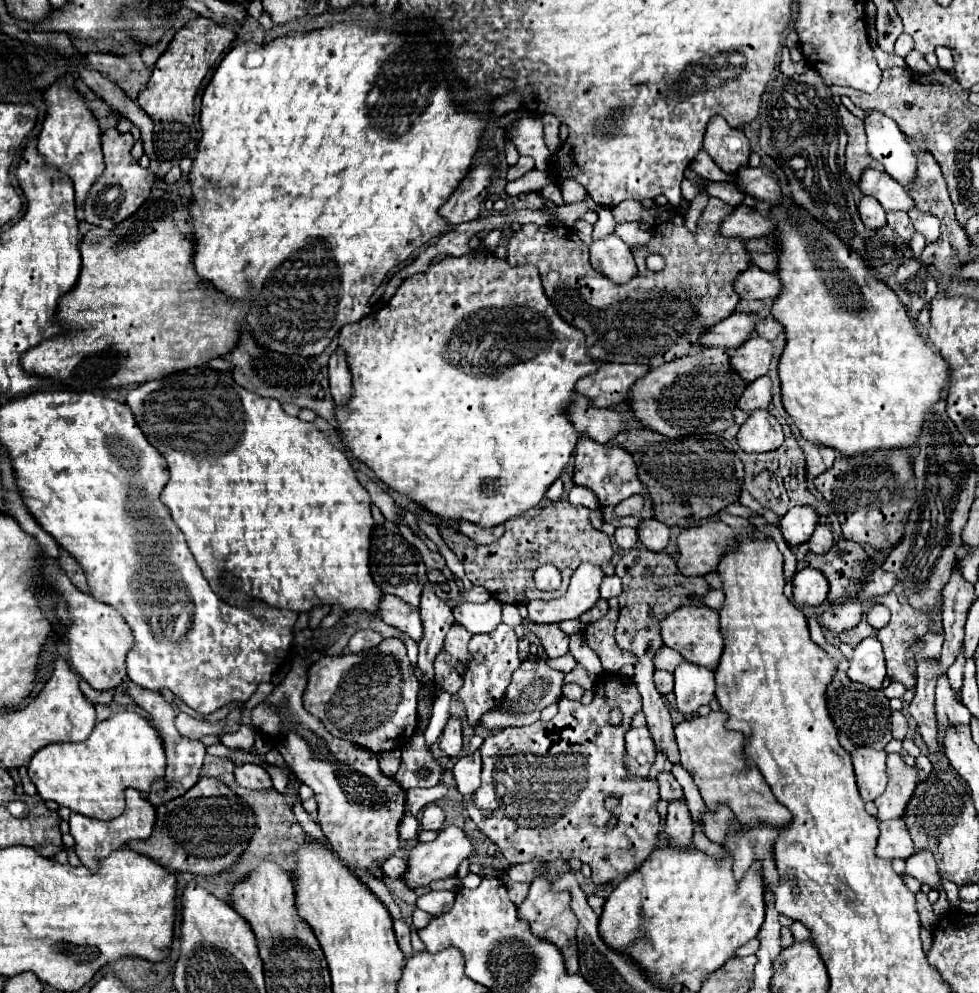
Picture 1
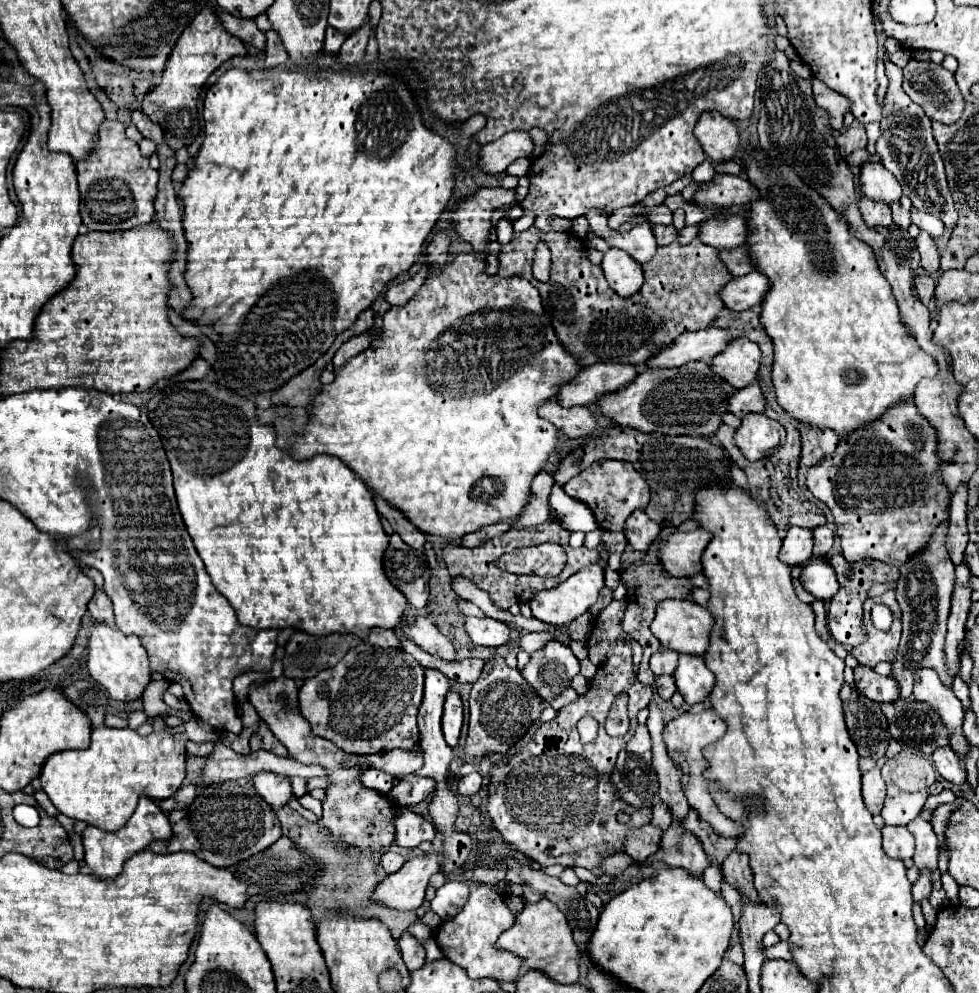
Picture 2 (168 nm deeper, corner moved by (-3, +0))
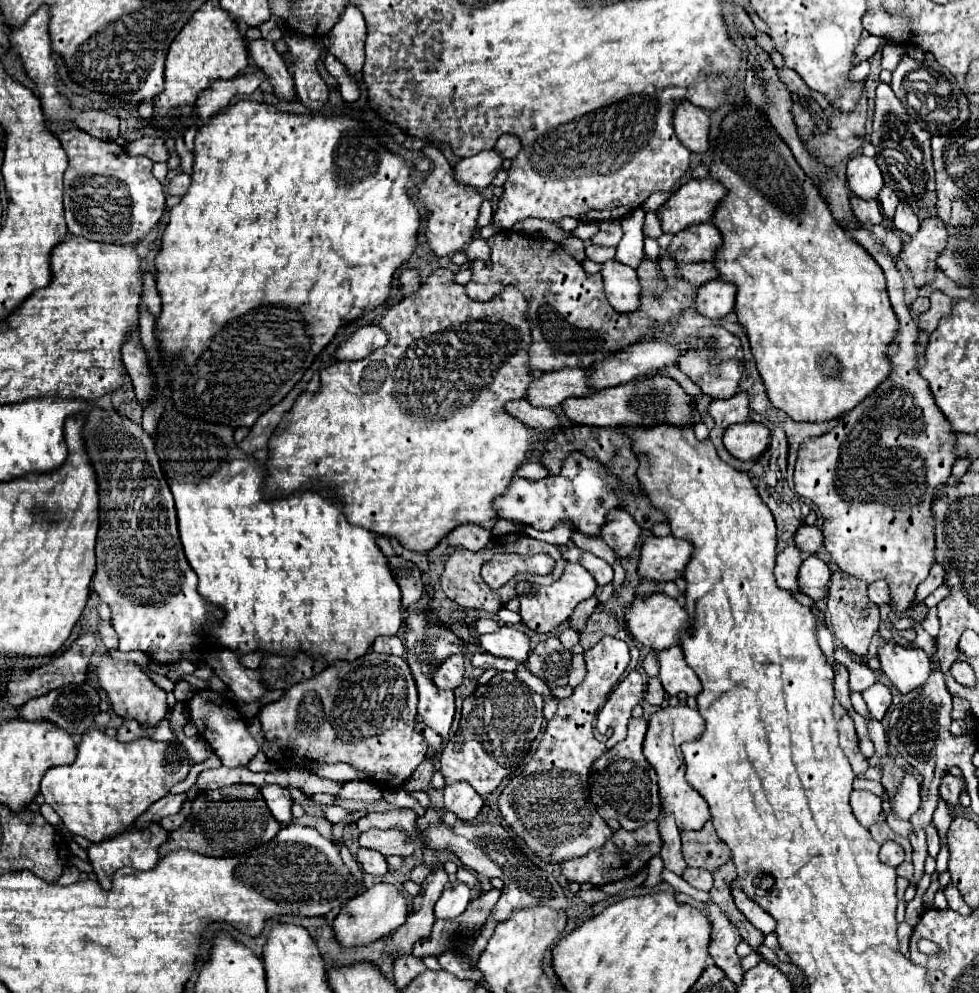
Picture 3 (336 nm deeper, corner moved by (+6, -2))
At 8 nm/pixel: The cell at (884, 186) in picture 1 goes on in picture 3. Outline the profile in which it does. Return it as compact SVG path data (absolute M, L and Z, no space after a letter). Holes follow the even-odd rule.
M854 156L848 162L848 186L850 190L858 196L858 198L866 198L866 200L874 200L878 198L880 190L884 188L884 180L880 174L880 168L876 166L874 158L866 158L866 156Z

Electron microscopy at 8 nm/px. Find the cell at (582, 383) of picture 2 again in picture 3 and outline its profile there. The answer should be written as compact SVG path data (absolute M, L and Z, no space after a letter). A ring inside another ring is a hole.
M564 368L558 372L542 374L528 388L526 400L532 402L532 406L556 408L566 398L588 396L594 392L594 388L588 386L588 376L590 372L584 368Z

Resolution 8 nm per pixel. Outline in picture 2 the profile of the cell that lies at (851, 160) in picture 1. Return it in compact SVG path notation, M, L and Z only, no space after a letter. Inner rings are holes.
M857 150L857 152L853 152L851 156L849 156L849 164L851 166L861 166L861 164L865 164L865 162L869 162L869 160L881 160L877 154L875 156L871 156L867 150Z

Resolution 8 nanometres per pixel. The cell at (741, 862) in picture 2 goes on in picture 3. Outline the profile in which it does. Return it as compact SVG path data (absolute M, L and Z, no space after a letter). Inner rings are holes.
M736 884L730 886L730 888L732 888L732 898L734 898L738 910L740 910L748 920L750 920L758 930L762 930L764 934L774 932L774 926L776 926L774 918L772 918L768 912L760 910L760 906L756 906L756 902L752 902Z

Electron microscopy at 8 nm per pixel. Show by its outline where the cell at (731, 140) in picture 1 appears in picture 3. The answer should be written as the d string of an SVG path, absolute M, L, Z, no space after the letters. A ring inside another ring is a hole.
M682 100L674 110L674 130L678 140L690 150L704 154L710 146L710 114L686 100Z

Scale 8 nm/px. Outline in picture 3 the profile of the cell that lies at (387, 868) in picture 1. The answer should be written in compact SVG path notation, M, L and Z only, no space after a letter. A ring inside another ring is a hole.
M360 848L358 850L358 862L362 864L362 870L374 876L382 876L388 872L388 864L386 858L376 852L376 850L368 850L368 848Z

